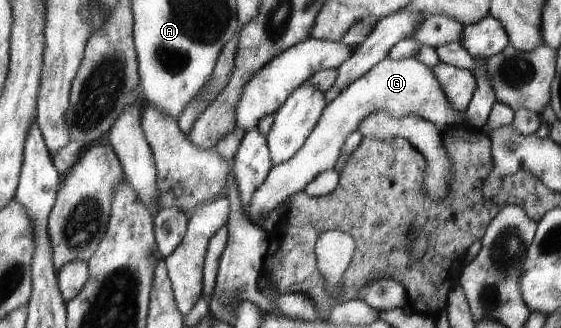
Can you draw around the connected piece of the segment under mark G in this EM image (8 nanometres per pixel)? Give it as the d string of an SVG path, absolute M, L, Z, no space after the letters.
M387 57L331 101L323 111L319 123L315 125L313 133L307 137L303 147L289 161L273 166L265 183L255 191L249 203L249 219L253 227L258 227L257 221L263 215L267 215L271 209L276 209L287 198L304 190L317 174L335 168L339 152L345 145L347 137L357 131L359 123L375 111L387 111L393 115L393 119L401 115L417 115L433 123L440 132L453 126L464 125L465 122L465 112L453 111L431 67L427 67L415 57L404 60L392 60Z

